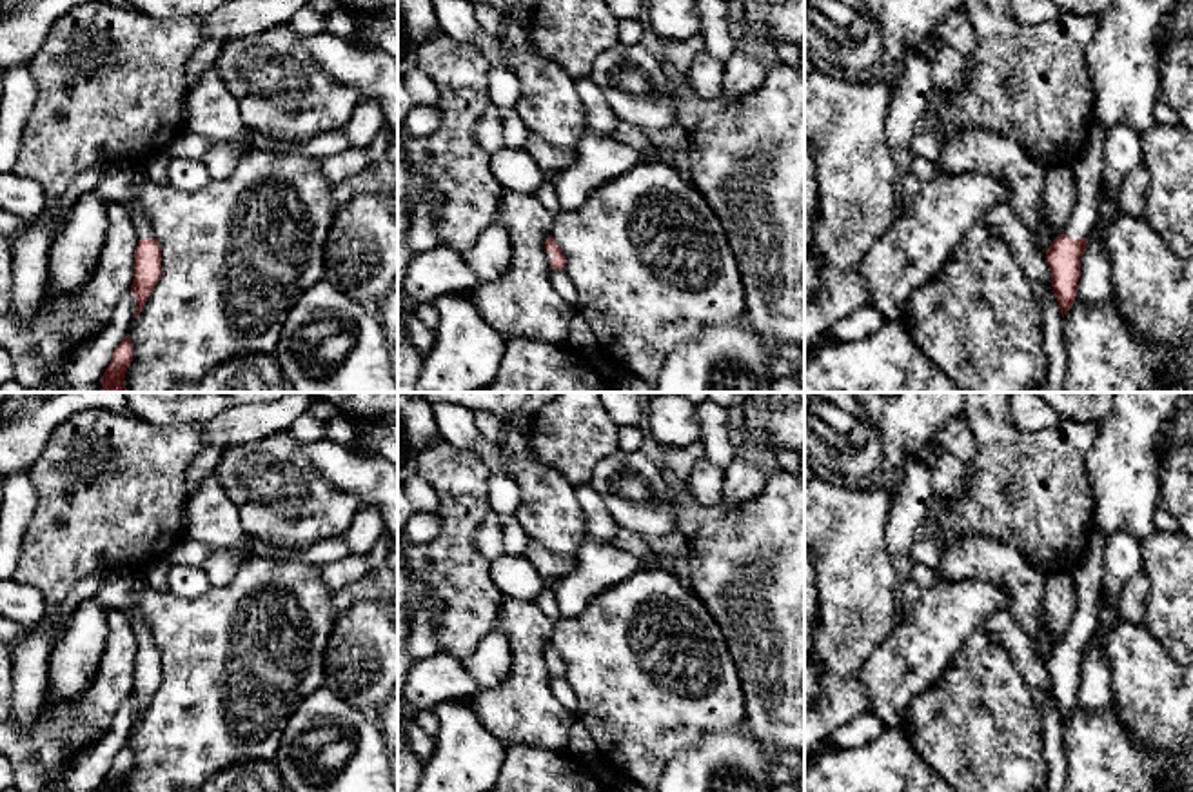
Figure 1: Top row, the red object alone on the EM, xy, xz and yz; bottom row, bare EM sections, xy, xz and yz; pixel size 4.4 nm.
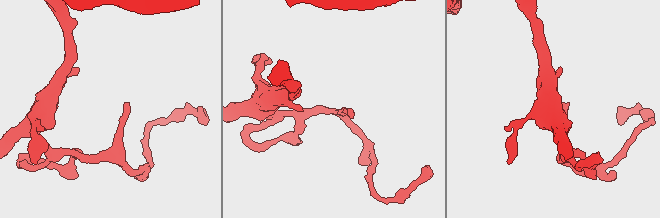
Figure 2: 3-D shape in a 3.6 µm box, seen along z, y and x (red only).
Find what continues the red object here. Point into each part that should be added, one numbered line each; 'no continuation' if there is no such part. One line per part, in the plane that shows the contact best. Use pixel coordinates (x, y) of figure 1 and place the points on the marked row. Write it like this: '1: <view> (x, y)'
1: yz (1086, 168)

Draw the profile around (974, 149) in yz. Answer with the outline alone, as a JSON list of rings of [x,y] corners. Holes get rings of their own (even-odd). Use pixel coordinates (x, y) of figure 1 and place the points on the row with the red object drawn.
[[[964,127],[941,145],[941,167],[951,174],[977,173],[1001,178],[1008,185],[1004,202],[1026,225],[1037,251],[1048,252],[1050,240],[1040,229],[1046,167],[1015,140],[982,127]]]

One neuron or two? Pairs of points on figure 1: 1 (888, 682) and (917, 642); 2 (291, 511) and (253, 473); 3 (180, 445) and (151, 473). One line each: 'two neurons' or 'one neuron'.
1: one neuron
2: one neuron
3: one neuron

